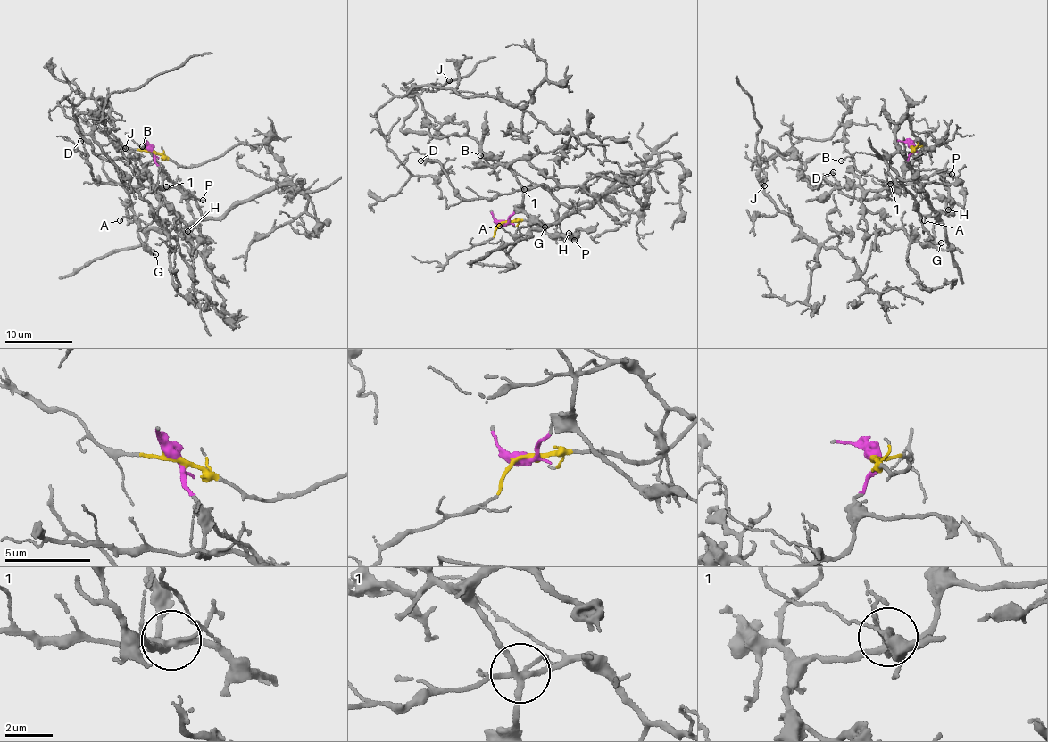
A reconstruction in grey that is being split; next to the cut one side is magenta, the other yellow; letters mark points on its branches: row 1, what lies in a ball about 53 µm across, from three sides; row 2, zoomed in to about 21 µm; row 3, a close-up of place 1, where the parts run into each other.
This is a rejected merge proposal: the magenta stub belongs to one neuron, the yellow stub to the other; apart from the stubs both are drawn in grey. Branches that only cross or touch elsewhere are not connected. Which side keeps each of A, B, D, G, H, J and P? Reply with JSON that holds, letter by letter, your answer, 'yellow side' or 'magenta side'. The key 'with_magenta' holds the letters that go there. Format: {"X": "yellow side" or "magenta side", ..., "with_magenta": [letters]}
{"A": "yellow side", "B": "yellow side", "D": "yellow side", "G": "yellow side", "H": "magenta side", "J": "magenta side", "P": "magenta side", "with_magenta": ["H", "J", "P"]}

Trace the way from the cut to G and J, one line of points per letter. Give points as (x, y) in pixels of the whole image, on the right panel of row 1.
G: (911, 147), (926, 150), (906, 114), (894, 142), (938, 218), (934, 237), (941, 242)
J: (911, 147), (902, 180), (887, 188), (812, 188), (798, 156), (773, 155), (759, 168), (763, 185)

